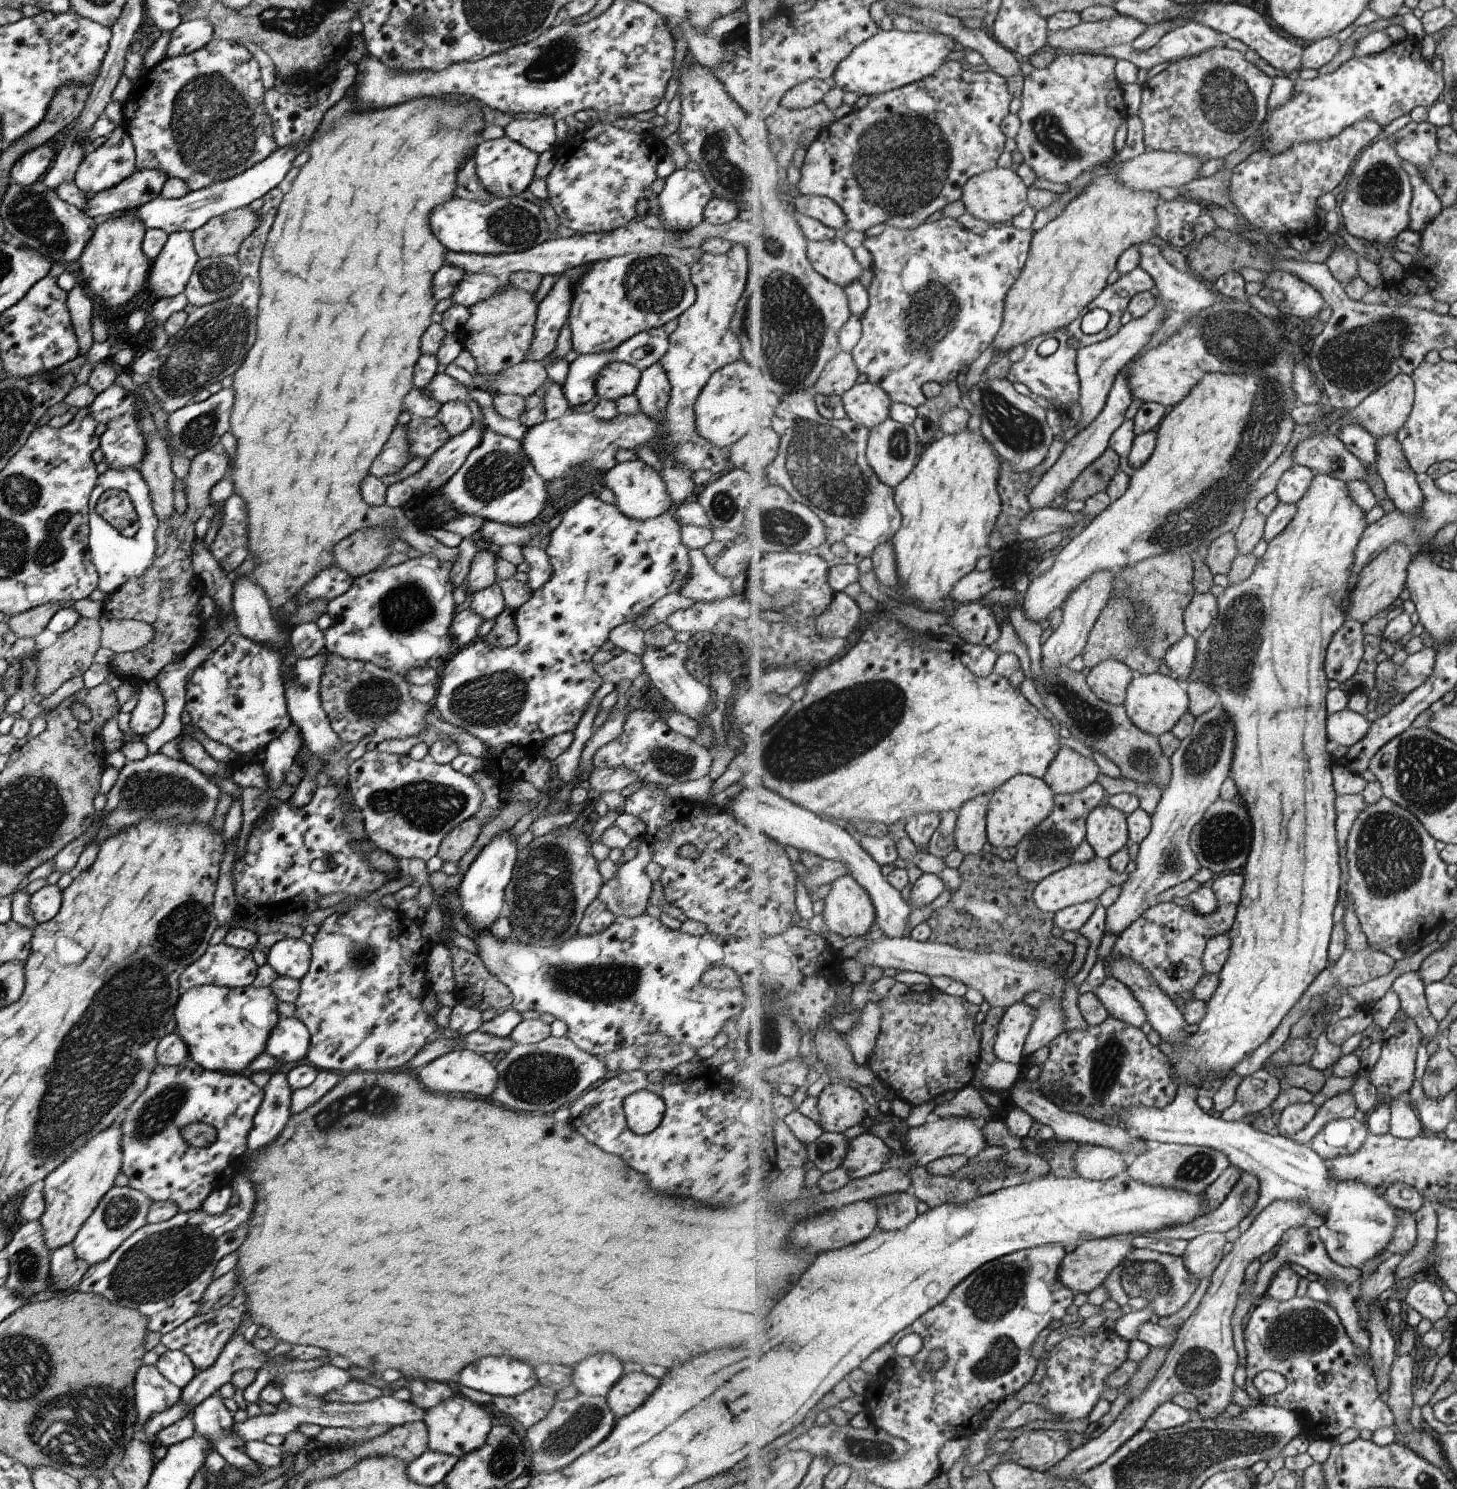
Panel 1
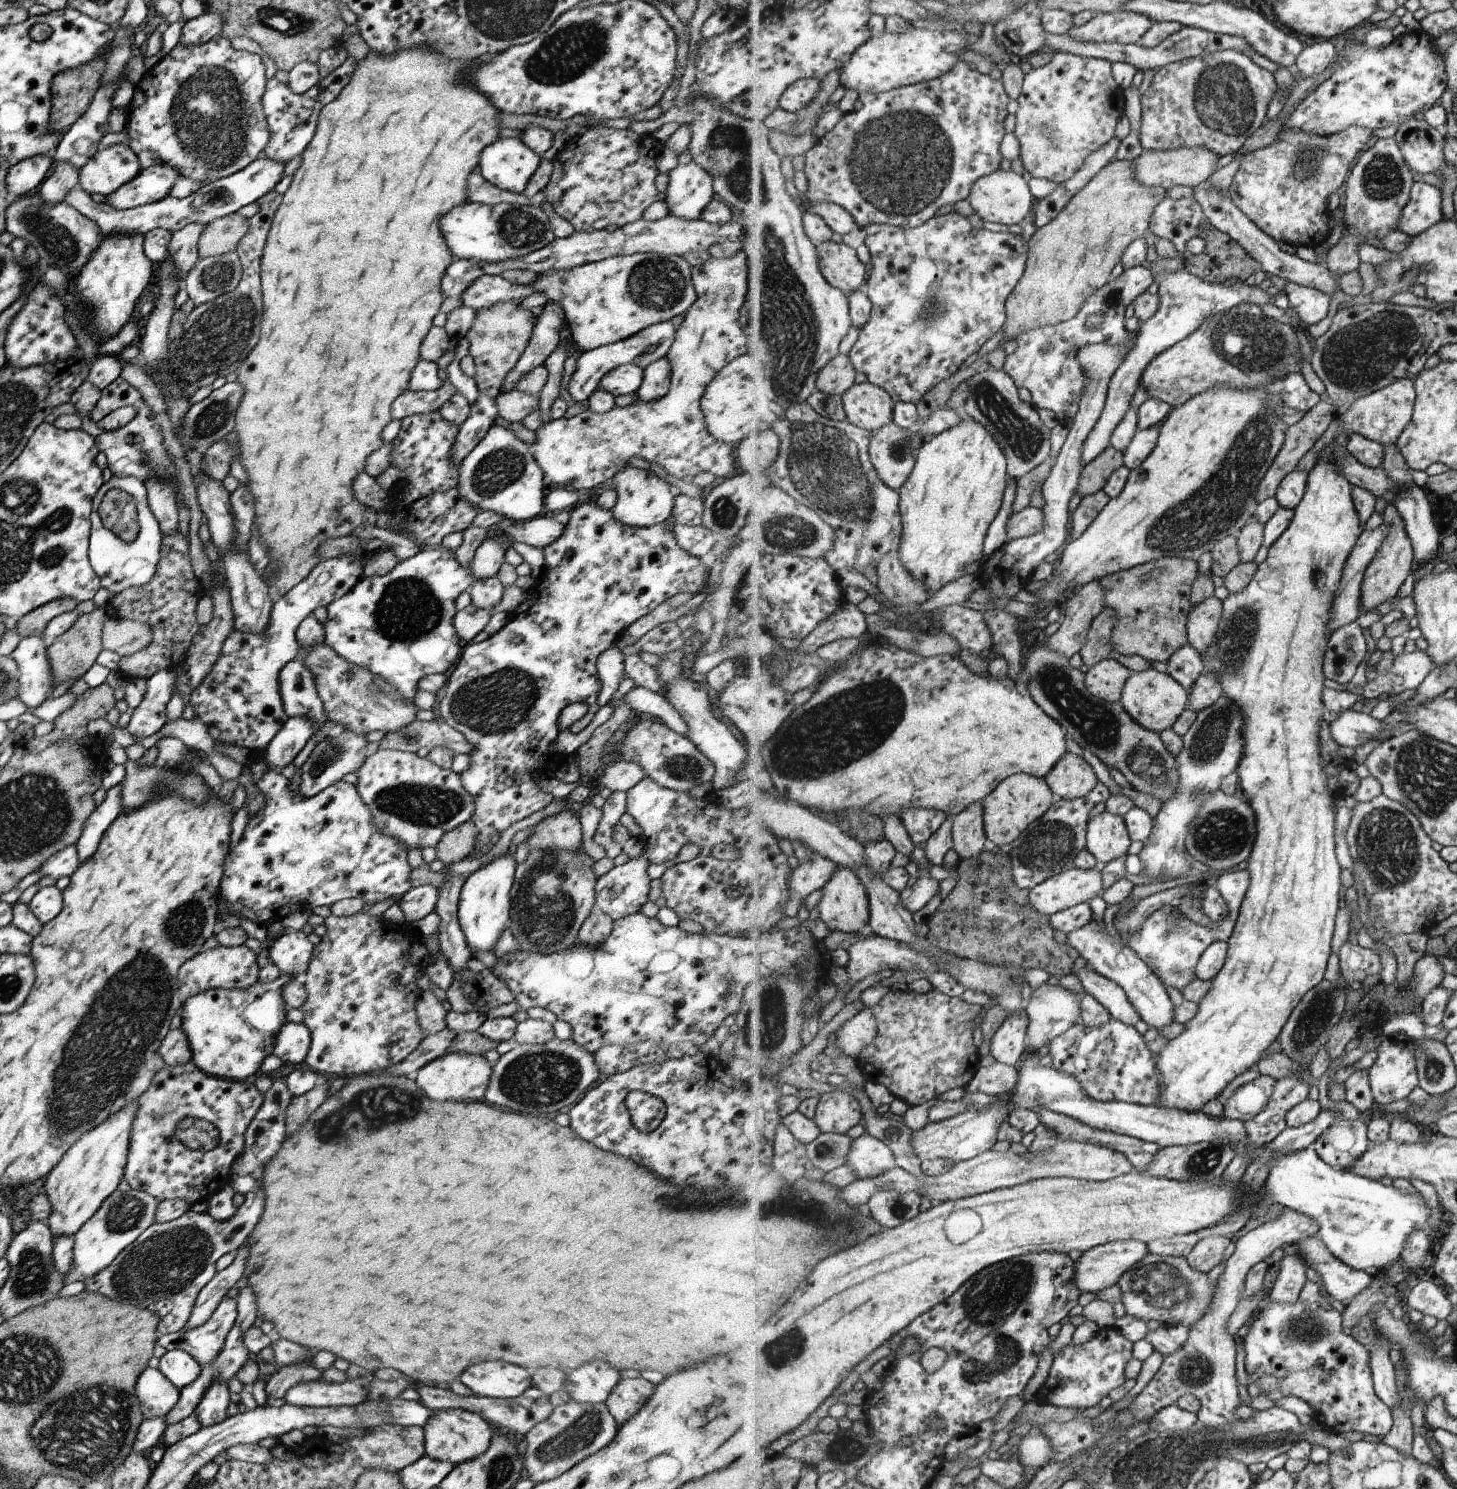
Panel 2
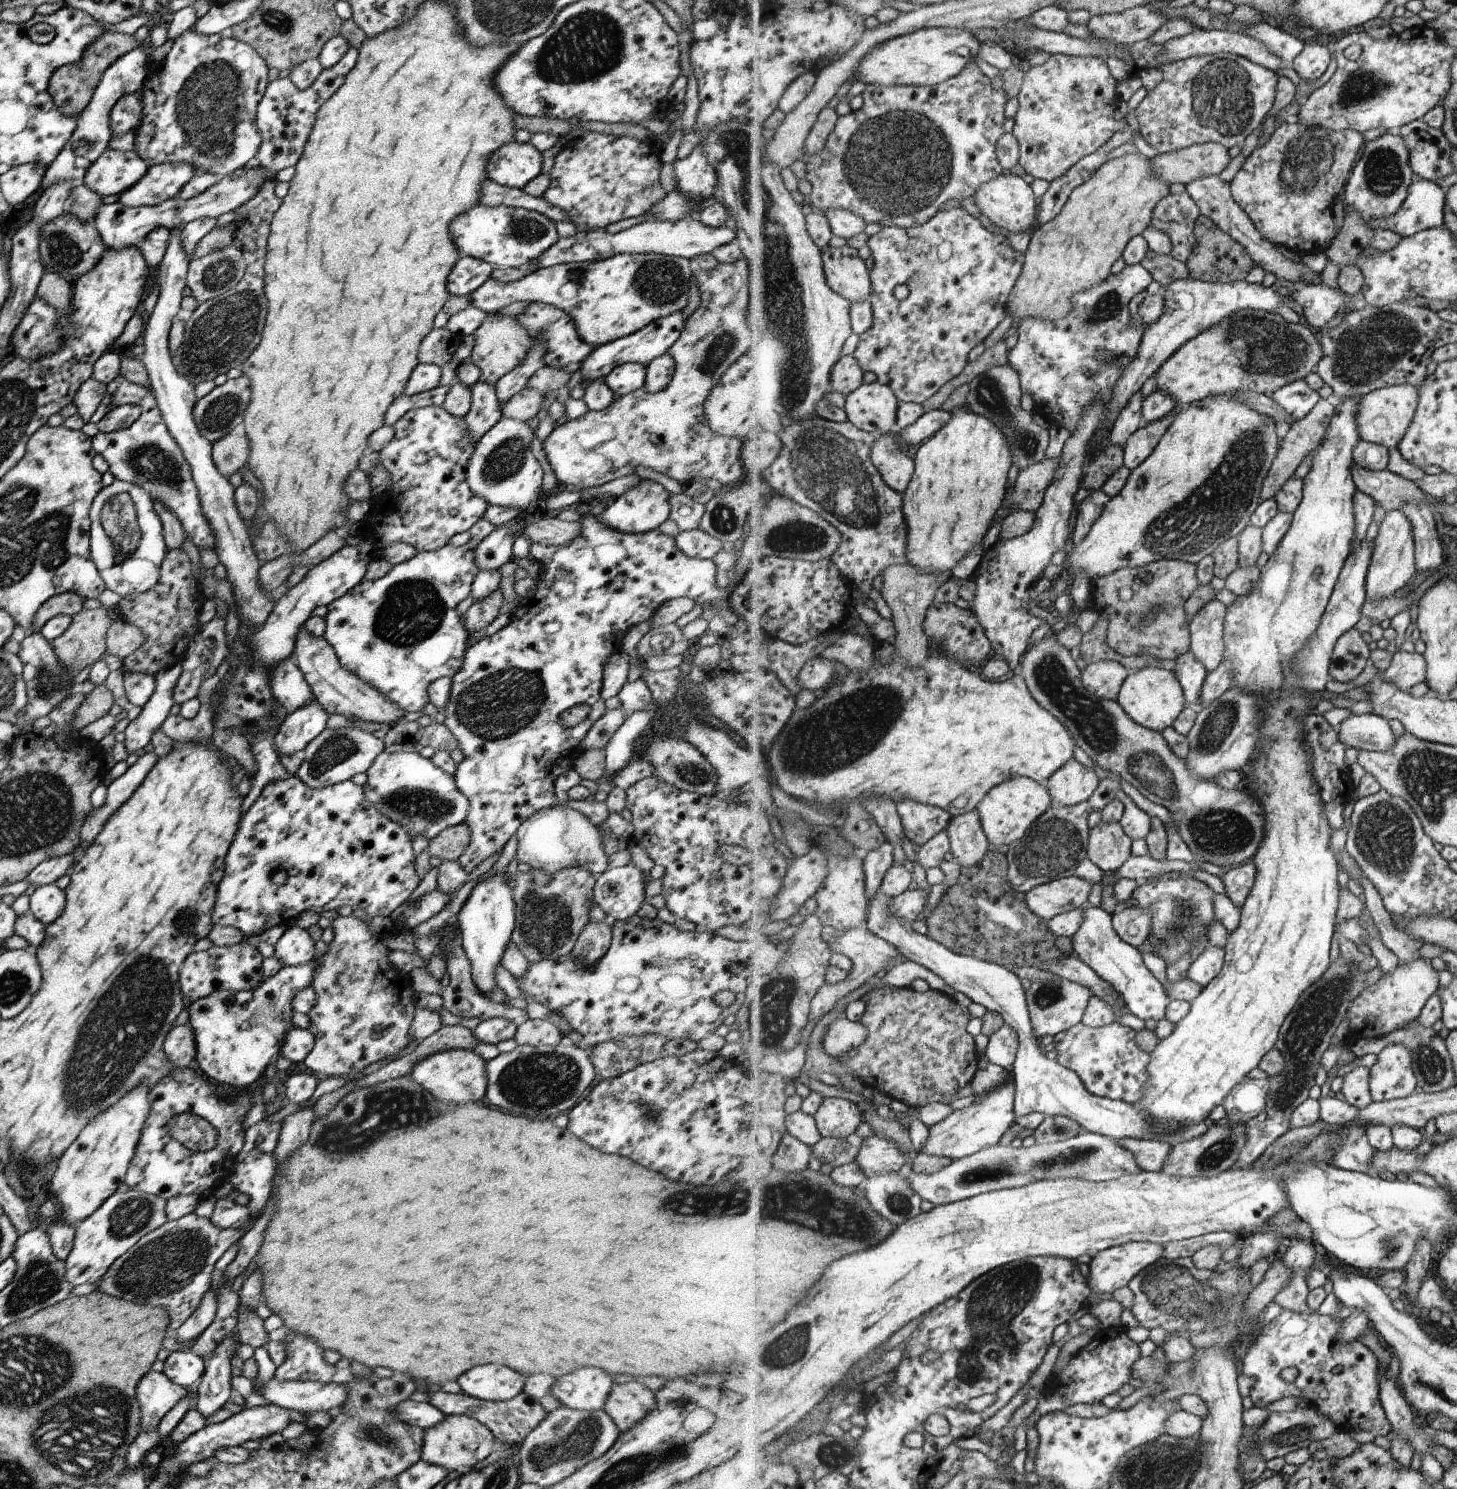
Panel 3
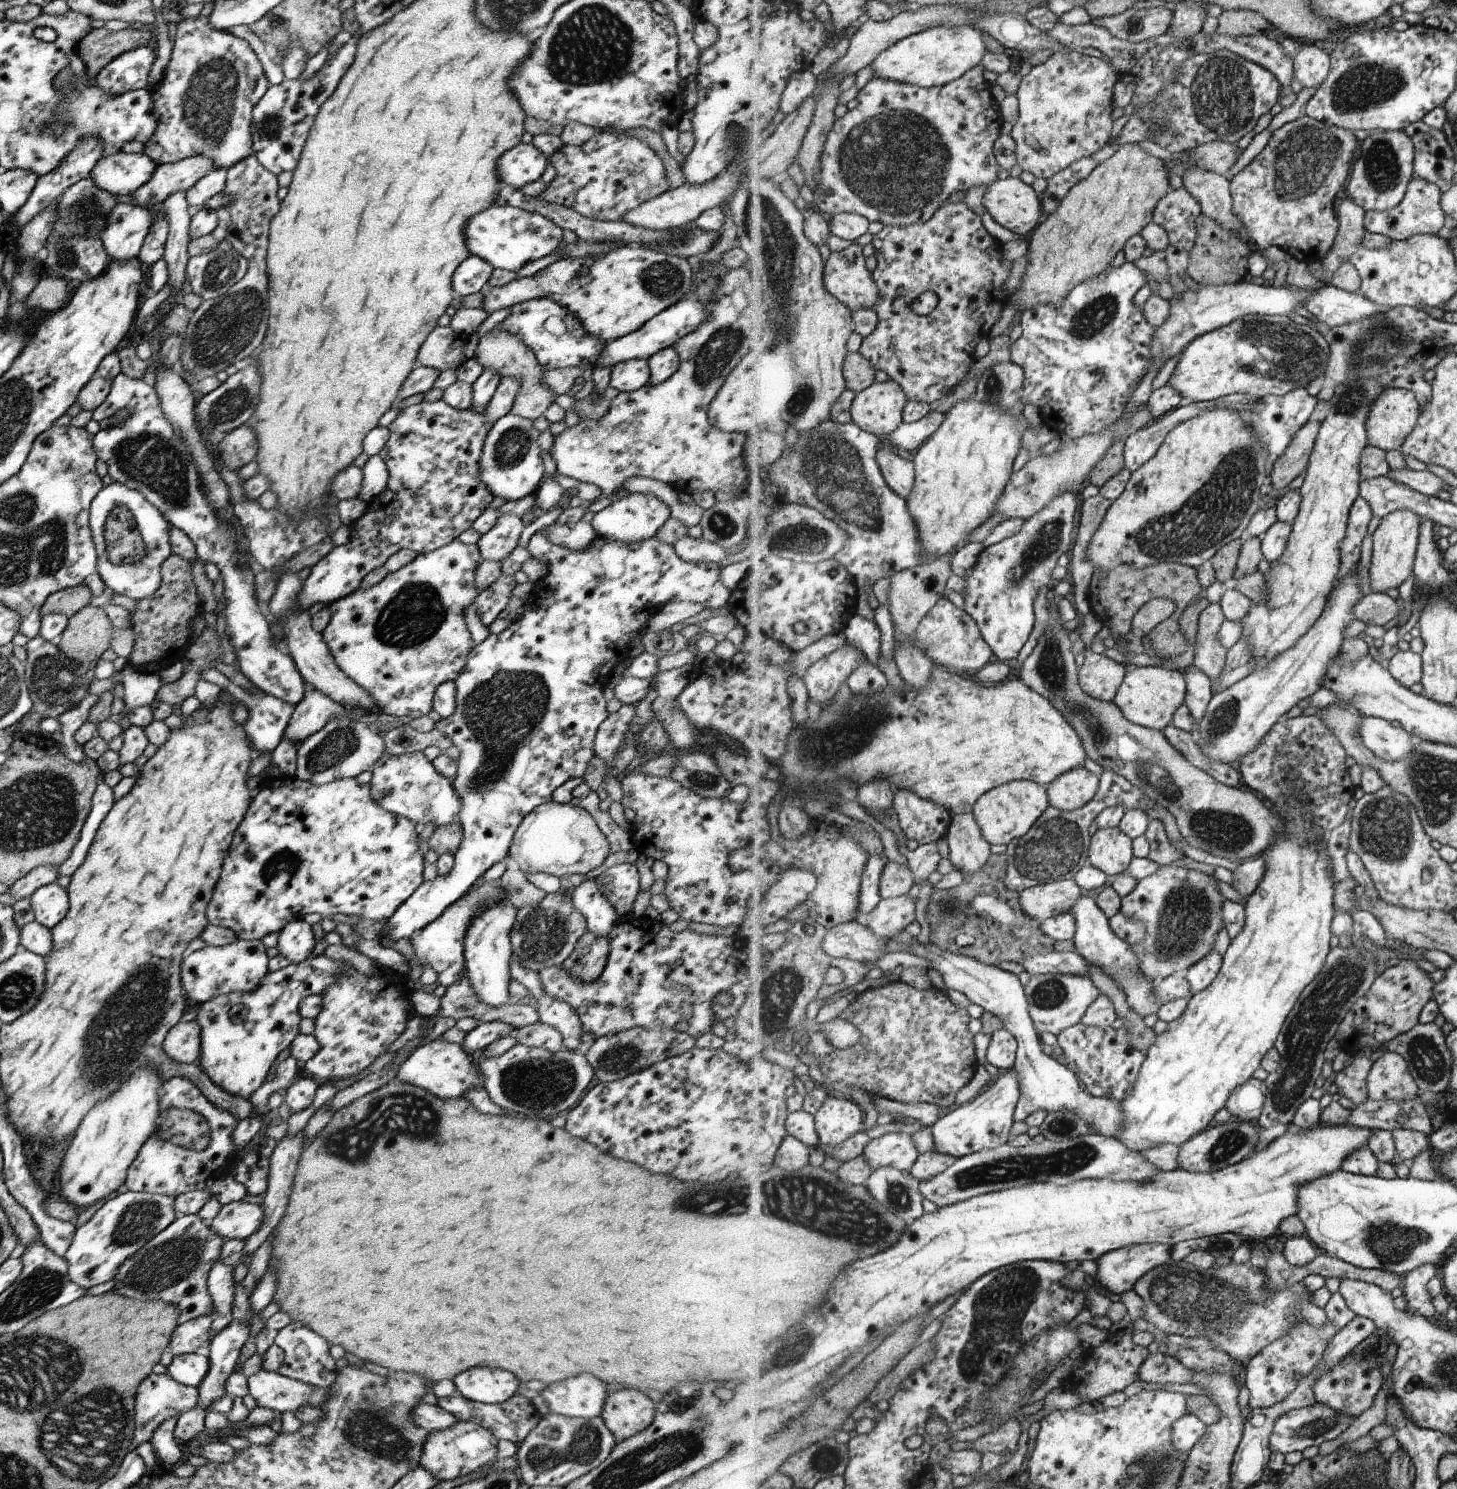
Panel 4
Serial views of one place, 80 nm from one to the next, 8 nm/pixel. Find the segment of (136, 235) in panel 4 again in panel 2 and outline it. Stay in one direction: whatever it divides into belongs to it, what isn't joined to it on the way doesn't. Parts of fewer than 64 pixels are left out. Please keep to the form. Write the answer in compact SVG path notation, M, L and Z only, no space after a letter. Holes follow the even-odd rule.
M257 157L245 168L222 179L205 183L185 198L178 199L167 194L155 202L120 211L105 204L95 203L79 187L69 189L62 200L75 210L78 210L83 216L92 220L102 235L139 233L143 236L153 229L162 227L168 233L172 233L188 224L206 225L216 218L236 214L236 210L243 208L246 204L251 204L251 202L256 201L260 196L273 189L273 186L283 177L283 166L283 163L273 159Z

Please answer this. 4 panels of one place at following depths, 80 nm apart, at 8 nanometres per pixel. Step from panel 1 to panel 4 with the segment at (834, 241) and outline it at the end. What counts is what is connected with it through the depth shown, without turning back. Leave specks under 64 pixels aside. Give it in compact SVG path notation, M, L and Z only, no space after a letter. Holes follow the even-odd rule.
M852 244L841 252L832 252L824 266L825 286L852 311L874 308L879 287L865 266L863 245Z

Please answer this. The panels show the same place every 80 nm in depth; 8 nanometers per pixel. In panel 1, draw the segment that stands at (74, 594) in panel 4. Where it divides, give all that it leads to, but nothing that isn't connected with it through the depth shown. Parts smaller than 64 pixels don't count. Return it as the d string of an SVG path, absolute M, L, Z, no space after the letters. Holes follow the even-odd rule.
M69 602L45 603L29 610L10 616L6 625L16 638L27 638L37 636L46 626L52 614L57 609L71 606Z

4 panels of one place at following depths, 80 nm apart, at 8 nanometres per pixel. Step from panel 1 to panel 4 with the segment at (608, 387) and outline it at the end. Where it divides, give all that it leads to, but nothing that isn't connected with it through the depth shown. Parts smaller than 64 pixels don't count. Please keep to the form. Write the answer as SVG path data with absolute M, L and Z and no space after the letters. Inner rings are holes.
M628 360L610 368L608 386L619 393L631 392L647 385L649 365L646 360Z

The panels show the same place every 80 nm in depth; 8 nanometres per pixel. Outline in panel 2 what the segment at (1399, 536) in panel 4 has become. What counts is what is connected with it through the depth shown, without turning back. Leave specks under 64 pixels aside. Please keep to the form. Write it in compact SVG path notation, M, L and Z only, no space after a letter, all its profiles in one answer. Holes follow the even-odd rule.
M1388 502L1383 515L1385 522L1390 524L1390 533L1385 539L1379 554L1373 559L1373 562L1371 562L1366 570L1362 589L1360 590L1363 613L1377 610L1381 605L1397 598L1396 596L1399 594L1401 586L1407 582L1411 572L1414 572L1418 567L1413 542L1406 531L1405 522L1403 522L1403 518L1393 502Z

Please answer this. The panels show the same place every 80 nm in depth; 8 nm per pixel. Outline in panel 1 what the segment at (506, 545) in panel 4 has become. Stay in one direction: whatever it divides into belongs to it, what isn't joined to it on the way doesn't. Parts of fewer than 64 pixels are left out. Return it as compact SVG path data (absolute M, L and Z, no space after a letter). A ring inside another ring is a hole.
M478 545L478 549L470 562L464 583L469 596L474 592L487 588L496 580L495 567L493 567L493 562L495 562L495 557L497 557L496 552L480 550L483 549L483 545Z

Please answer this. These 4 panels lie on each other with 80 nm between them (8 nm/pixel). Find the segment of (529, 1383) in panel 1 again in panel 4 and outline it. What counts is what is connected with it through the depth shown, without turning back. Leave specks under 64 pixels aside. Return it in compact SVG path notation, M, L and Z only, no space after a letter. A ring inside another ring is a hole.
M469 1368L453 1378L456 1392L480 1403L502 1403L515 1394L520 1380L499 1368Z

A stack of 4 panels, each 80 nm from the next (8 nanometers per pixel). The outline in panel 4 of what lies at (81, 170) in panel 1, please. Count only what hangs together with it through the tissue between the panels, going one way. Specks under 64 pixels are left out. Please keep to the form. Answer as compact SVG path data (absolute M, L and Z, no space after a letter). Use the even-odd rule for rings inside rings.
M121 150L103 155L91 169L90 177L97 188L112 194L130 195L147 182L156 164L143 153L125 153Z

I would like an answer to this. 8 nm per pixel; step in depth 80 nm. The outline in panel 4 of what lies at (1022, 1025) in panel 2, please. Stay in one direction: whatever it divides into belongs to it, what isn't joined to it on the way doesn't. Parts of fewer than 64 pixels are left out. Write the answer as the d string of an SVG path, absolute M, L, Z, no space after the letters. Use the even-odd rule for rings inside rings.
M1005 1028L992 1035L986 1052L987 1062L995 1065L1002 1072L1013 1069L1018 1052L1018 1039Z

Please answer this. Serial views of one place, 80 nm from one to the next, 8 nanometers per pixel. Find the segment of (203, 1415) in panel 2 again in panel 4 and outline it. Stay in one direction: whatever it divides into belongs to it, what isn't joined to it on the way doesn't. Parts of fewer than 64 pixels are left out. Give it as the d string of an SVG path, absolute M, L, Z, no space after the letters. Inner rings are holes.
M233 1321L218 1332L208 1344L208 1369L196 1386L198 1392L197 1406L207 1411L213 1400L226 1394L224 1389L227 1377L233 1372L239 1357L239 1349L250 1335L248 1325Z

